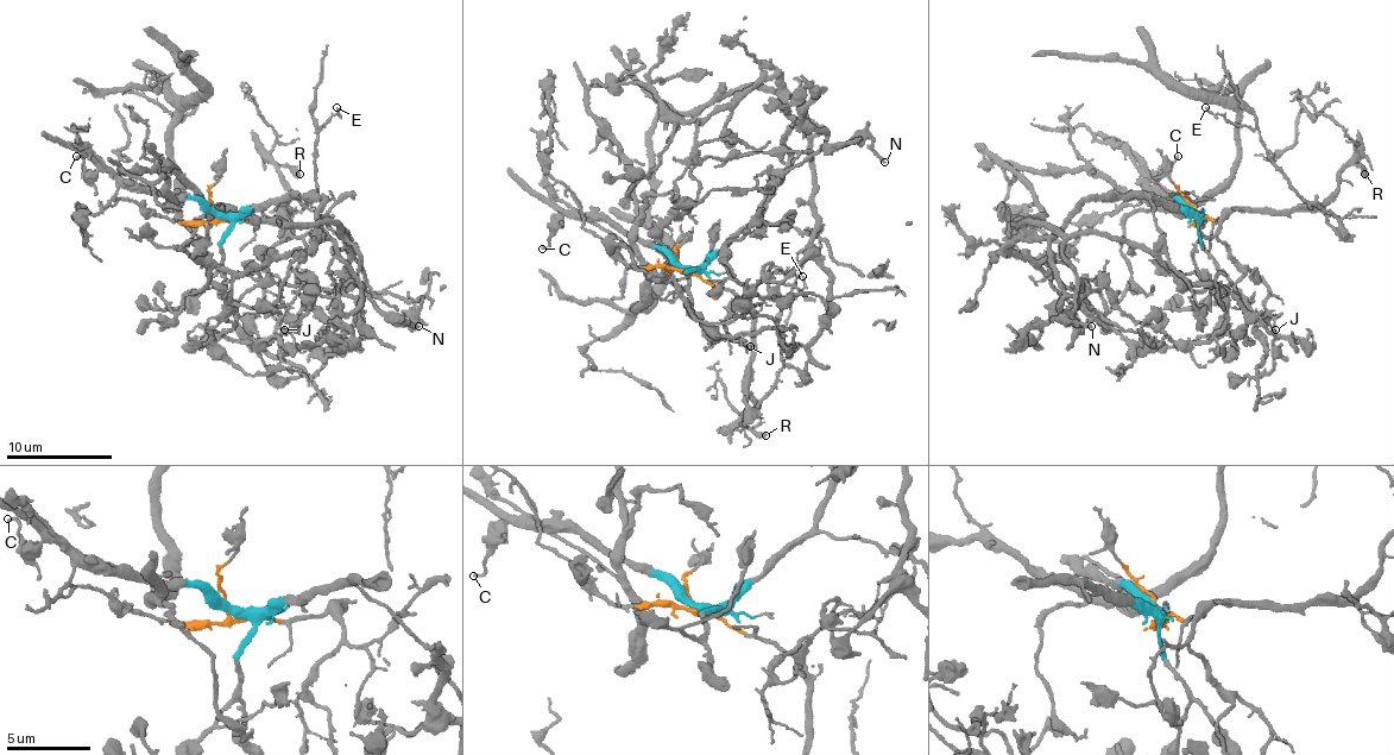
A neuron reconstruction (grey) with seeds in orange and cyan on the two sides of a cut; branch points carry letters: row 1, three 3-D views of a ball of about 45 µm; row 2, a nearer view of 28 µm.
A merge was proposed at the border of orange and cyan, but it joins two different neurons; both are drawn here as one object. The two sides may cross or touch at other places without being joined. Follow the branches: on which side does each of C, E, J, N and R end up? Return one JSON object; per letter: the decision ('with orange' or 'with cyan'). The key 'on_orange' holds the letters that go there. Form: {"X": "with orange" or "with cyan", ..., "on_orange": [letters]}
{"C": "with cyan", "E": "with orange", "J": "with orange", "N": "with orange", "R": "with orange", "on_orange": ["E", "J", "N", "R"]}

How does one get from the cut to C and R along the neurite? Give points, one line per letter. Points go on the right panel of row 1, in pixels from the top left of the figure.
C: (1199, 214), (1180, 197), (1162, 195), (1149, 184), (1143, 171), (1160, 174), (1178, 156)
R: (1199, 214), (1202, 219), (1218, 219), (1236, 208), (1313, 208), (1331, 193), (1348, 167), (1352, 164), (1363, 174)

